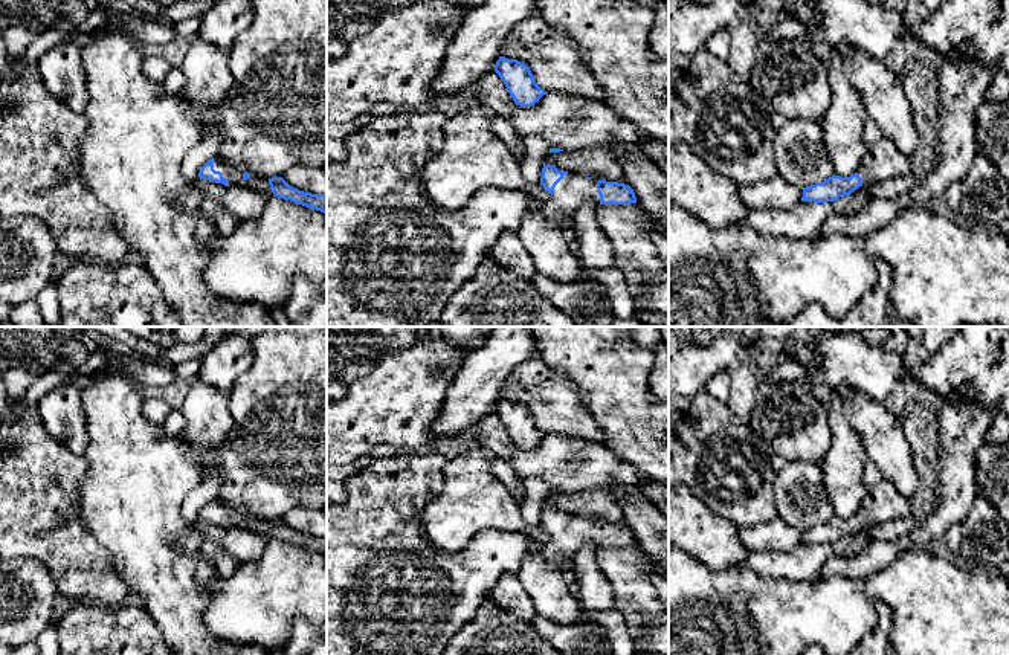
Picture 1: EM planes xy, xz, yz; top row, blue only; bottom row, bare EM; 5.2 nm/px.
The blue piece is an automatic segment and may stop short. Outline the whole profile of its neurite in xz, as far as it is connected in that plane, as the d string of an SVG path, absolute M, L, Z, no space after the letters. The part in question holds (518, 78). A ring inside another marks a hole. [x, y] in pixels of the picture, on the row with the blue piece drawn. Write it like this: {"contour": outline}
{"contour": "M499 56L495 72L504 81L514 104L521 107L531 107L548 93L536 84L530 67L517 60Z"}

